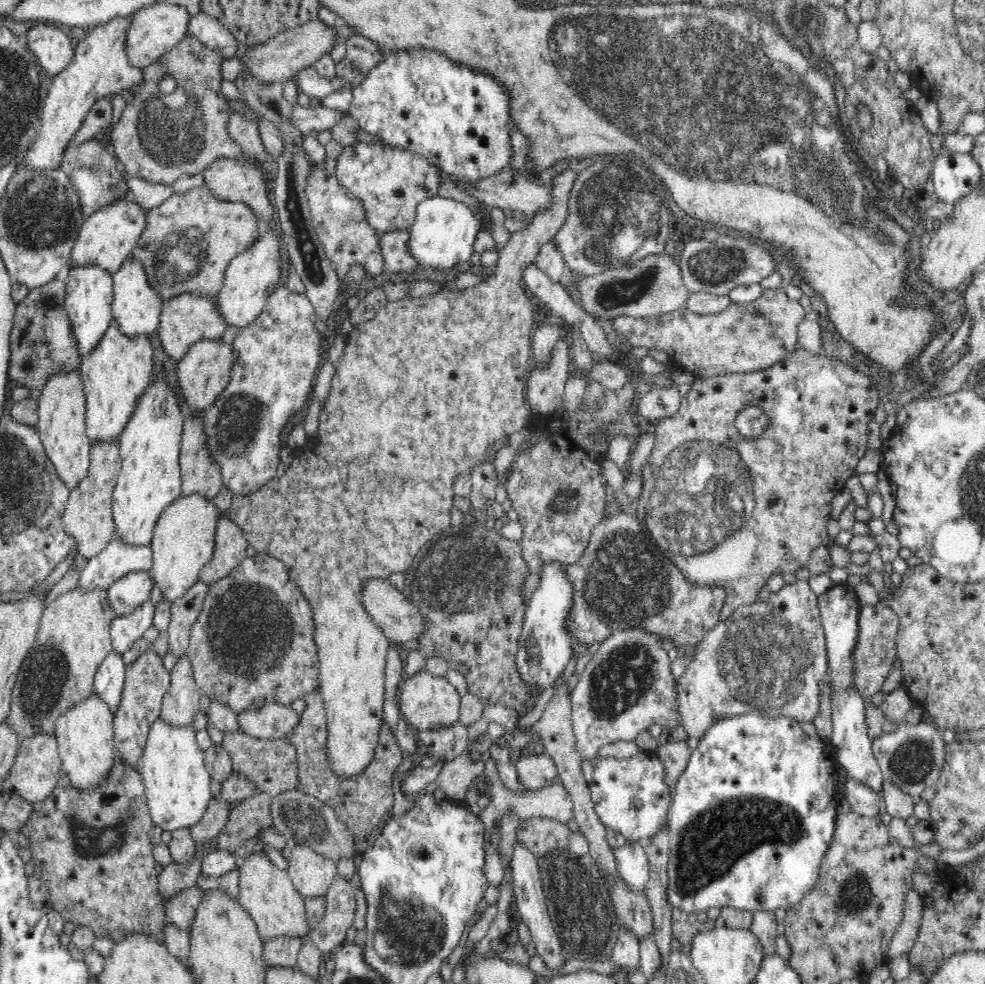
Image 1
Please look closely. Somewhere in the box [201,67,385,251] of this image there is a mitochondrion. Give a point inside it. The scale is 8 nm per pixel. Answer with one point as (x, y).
(270, 100)

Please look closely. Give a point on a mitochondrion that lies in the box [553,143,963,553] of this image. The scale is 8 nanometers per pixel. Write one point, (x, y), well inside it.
(613, 197)

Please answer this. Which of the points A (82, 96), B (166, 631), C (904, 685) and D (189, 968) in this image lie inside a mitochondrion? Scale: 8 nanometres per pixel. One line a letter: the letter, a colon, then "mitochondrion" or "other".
A: other
B: other
C: other
D: other

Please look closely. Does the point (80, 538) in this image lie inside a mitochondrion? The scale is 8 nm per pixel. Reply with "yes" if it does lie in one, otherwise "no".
no

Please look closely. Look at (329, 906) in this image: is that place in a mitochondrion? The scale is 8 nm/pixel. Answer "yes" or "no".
no

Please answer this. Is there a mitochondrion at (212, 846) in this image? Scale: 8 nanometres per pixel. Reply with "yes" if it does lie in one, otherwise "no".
no

